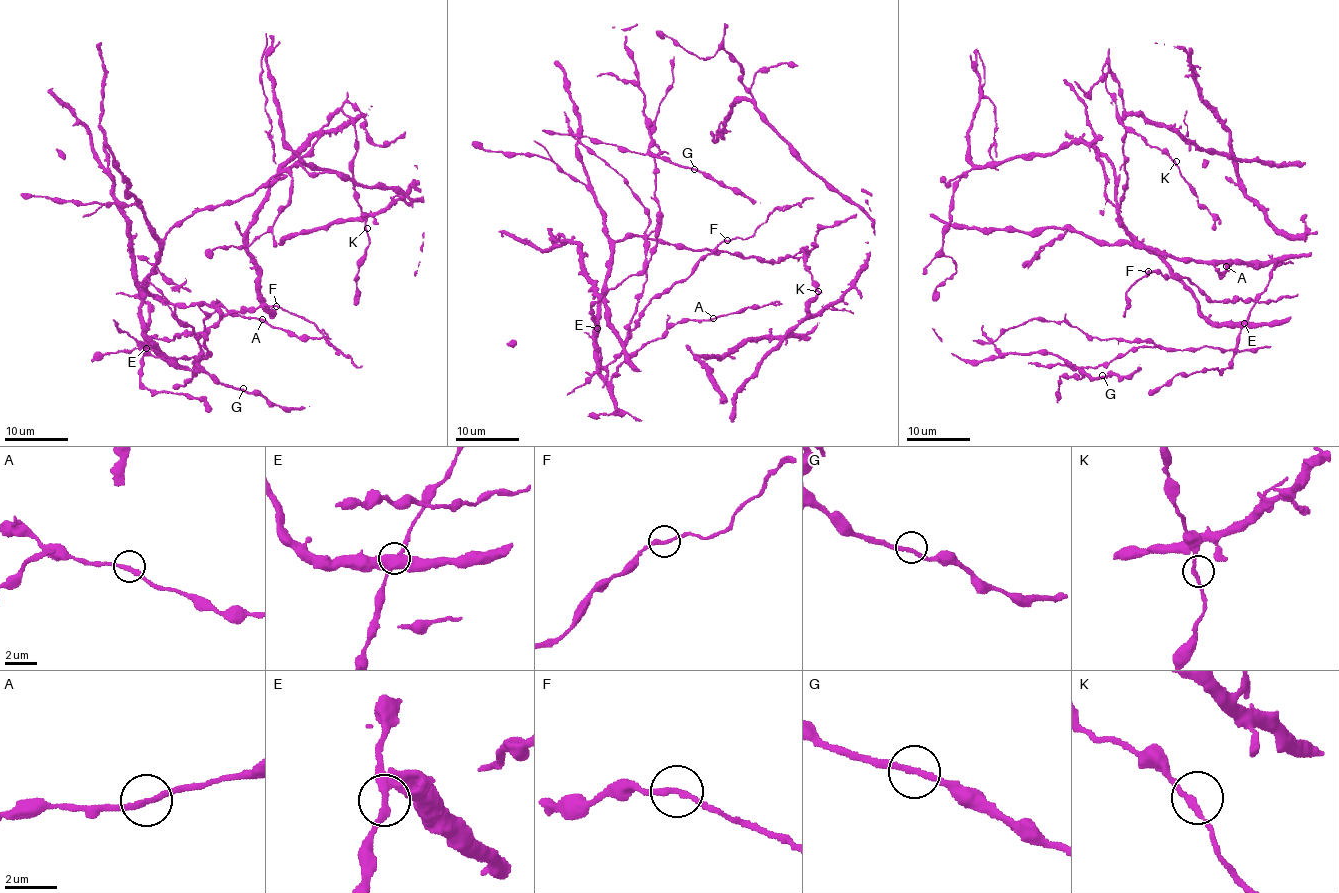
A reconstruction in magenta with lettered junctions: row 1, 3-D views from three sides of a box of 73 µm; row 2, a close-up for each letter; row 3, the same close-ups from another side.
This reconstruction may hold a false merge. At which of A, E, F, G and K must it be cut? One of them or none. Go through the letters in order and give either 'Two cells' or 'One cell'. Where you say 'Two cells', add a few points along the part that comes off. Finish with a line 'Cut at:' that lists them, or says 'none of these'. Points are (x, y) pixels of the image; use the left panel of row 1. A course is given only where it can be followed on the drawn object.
A: One cell
E: One cell
F: Two cells. Course of the part to remove: (276, 306), (314, 324), (357, 367), (362, 365)
G: One cell
K: One cell
Cut at: F

